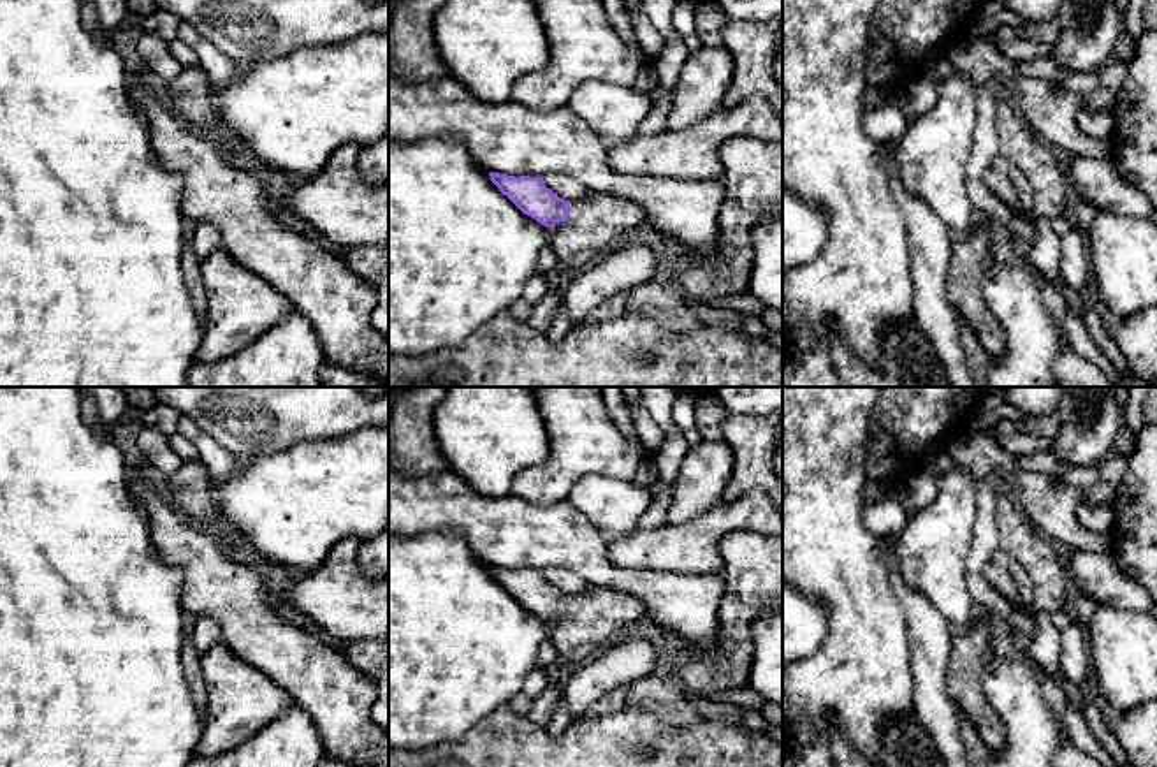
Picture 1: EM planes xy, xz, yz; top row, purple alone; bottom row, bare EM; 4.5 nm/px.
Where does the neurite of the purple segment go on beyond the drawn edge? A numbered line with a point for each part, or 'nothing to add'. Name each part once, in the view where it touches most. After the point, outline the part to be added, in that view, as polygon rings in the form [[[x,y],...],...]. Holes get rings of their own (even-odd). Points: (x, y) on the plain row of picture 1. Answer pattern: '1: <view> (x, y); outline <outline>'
1: xz (595, 616); outline [[[587,588],[586,593],[570,595],[570,612],[556,617],[549,640],[563,660],[584,665],[617,632],[644,617],[645,605],[633,596]]]

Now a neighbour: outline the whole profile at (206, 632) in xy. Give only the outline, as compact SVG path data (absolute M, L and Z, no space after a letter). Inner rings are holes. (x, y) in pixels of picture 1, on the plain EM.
M200 616L195 619L192 639L195 651L199 653L199 656L202 656L216 642L222 640L222 630L215 619Z

